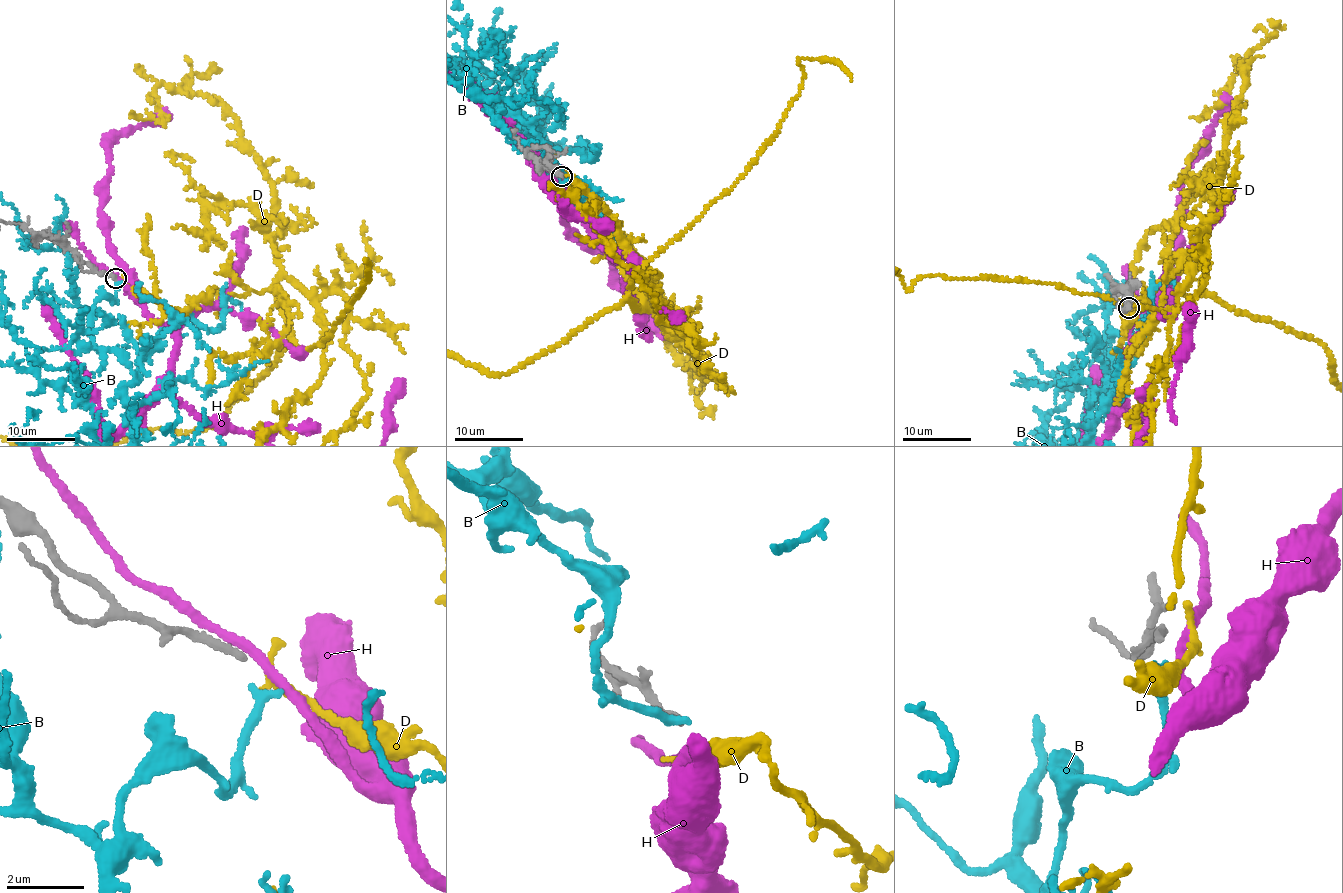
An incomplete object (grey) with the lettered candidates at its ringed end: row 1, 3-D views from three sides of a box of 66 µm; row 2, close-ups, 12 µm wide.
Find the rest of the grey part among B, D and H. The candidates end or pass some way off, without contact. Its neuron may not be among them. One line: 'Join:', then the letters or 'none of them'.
Join: none of them

